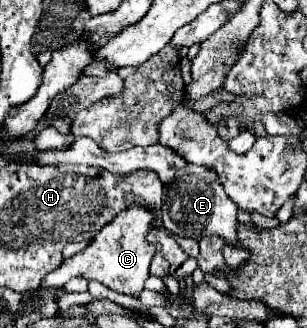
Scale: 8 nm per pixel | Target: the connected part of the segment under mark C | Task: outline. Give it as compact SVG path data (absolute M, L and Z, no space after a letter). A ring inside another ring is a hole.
M132 204L122 210L112 222L100 228L86 250L62 260L62 264L42 278L42 288L62 288L70 278L82 276L88 280L98 280L104 286L122 294L140 294L144 282L148 280L148 268L154 256L154 244L146 240L152 230L154 212L142 204Z

